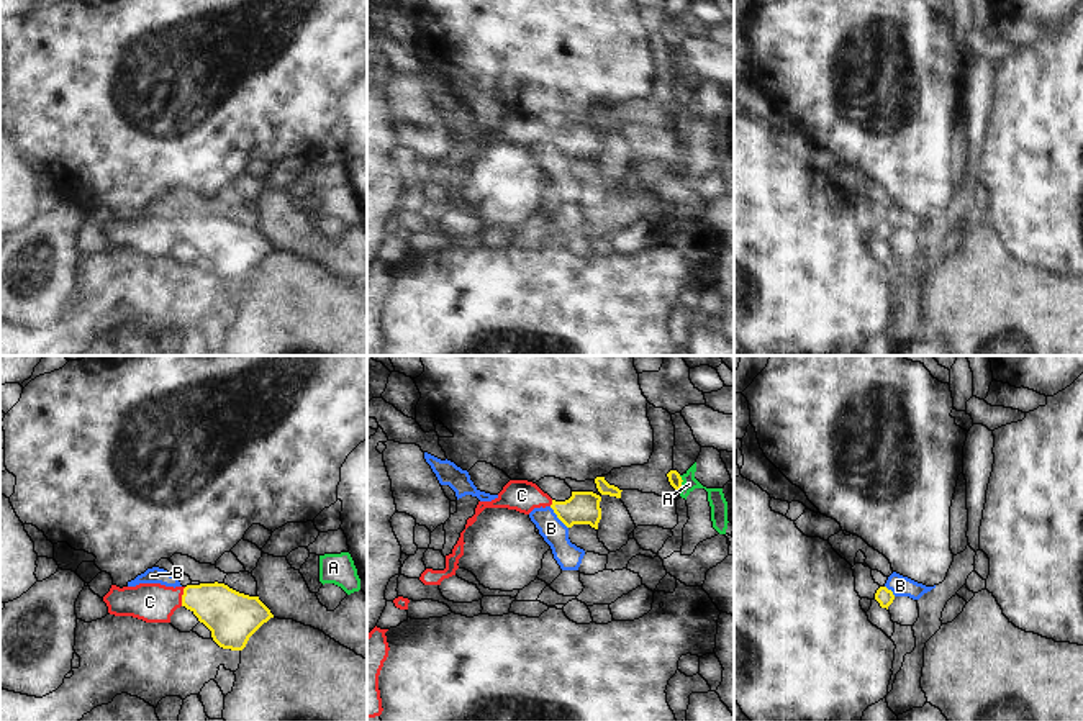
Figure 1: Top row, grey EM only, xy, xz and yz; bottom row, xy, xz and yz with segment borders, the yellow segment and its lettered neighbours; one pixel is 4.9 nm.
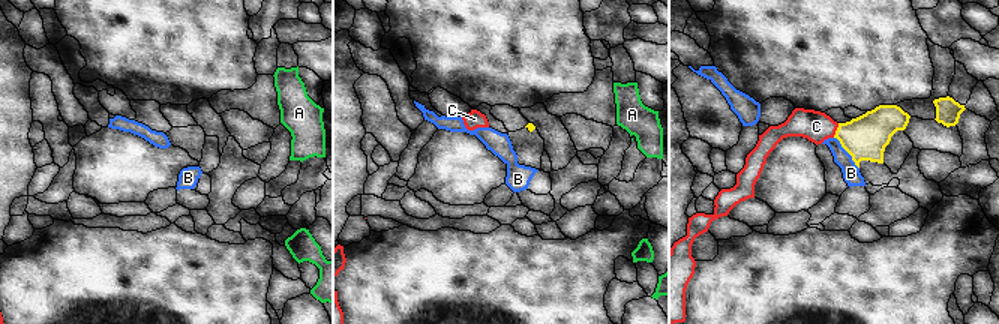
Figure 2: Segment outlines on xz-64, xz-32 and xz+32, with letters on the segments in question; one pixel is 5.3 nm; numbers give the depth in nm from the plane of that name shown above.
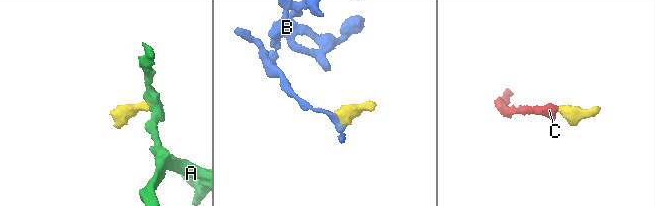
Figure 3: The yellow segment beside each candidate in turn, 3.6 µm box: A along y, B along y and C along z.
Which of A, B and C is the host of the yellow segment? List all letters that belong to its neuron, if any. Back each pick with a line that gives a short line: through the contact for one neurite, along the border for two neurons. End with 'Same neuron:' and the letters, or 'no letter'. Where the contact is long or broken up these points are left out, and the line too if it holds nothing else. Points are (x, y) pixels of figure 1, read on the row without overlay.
C: Line: xy (230, 248), (207, 233), (182, 230), (149, 235)
Same neuron: C

